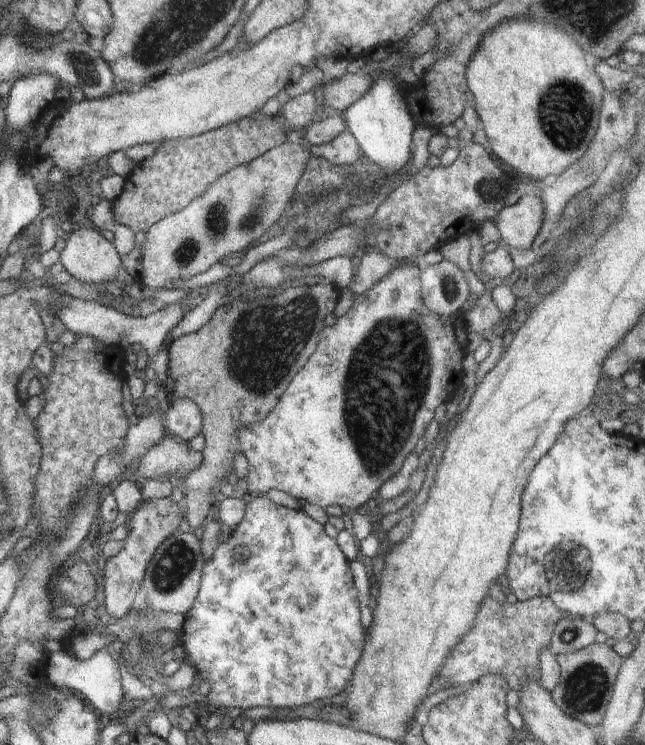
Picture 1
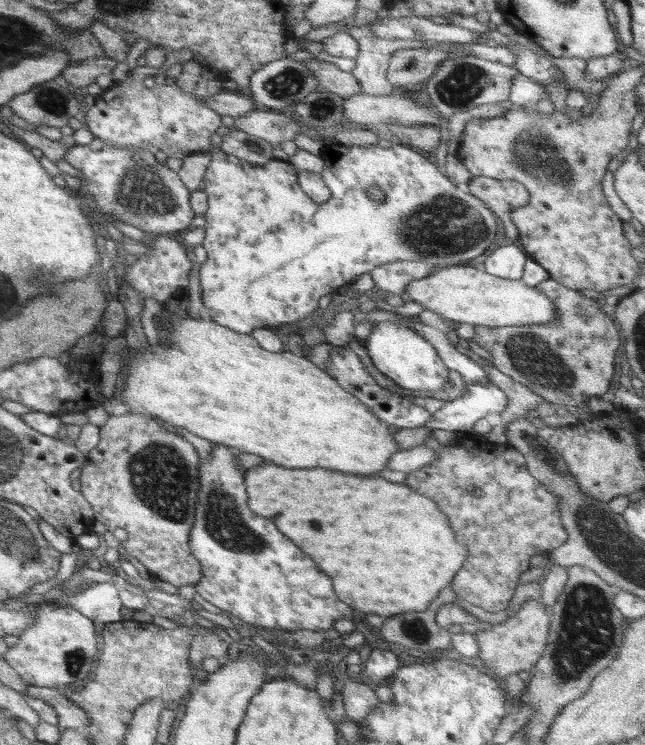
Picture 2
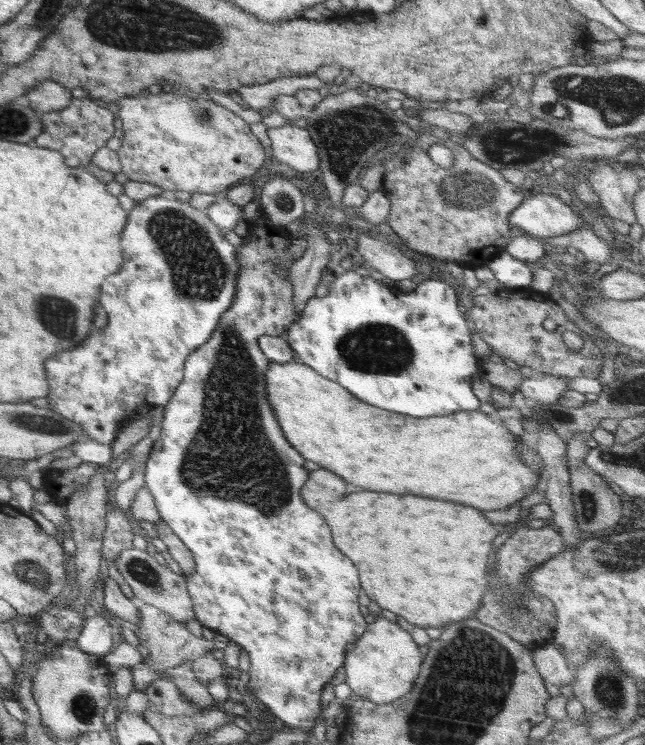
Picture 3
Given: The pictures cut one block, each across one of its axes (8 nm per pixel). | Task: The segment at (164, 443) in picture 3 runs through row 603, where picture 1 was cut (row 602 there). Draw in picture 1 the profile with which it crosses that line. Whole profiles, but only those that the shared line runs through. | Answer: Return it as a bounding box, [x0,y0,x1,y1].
[182,495,364,713]

